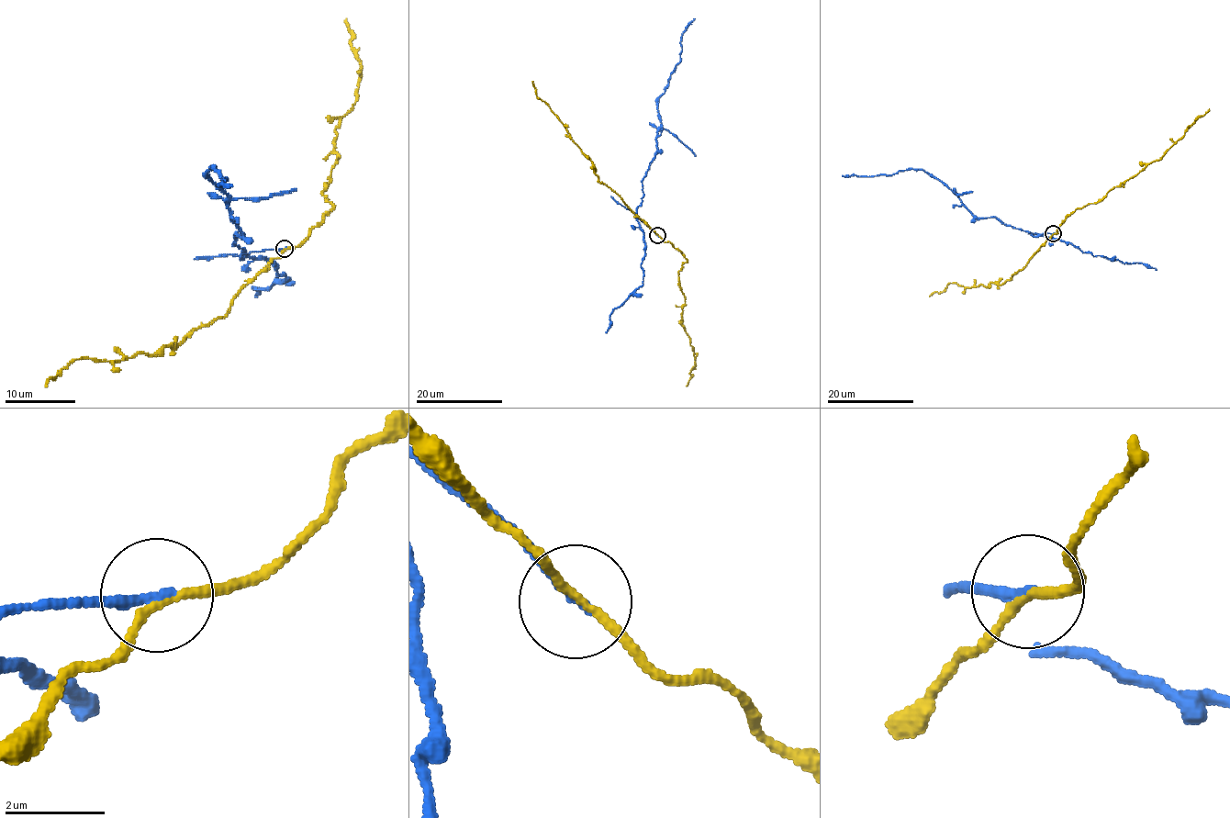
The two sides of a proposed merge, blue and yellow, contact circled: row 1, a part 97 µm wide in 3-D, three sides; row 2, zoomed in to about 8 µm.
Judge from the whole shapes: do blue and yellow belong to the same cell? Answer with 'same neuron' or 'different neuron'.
different neuron

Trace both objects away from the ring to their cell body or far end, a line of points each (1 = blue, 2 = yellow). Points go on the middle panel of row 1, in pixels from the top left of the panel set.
1: (657, 236), (637, 217), (642, 181), (657, 150), (659, 98), (680, 61), (681, 34), (695, 18)
2: (658, 236), (687, 260), (678, 281), (685, 300), (681, 325), (689, 336), (696, 364), (687, 386)

